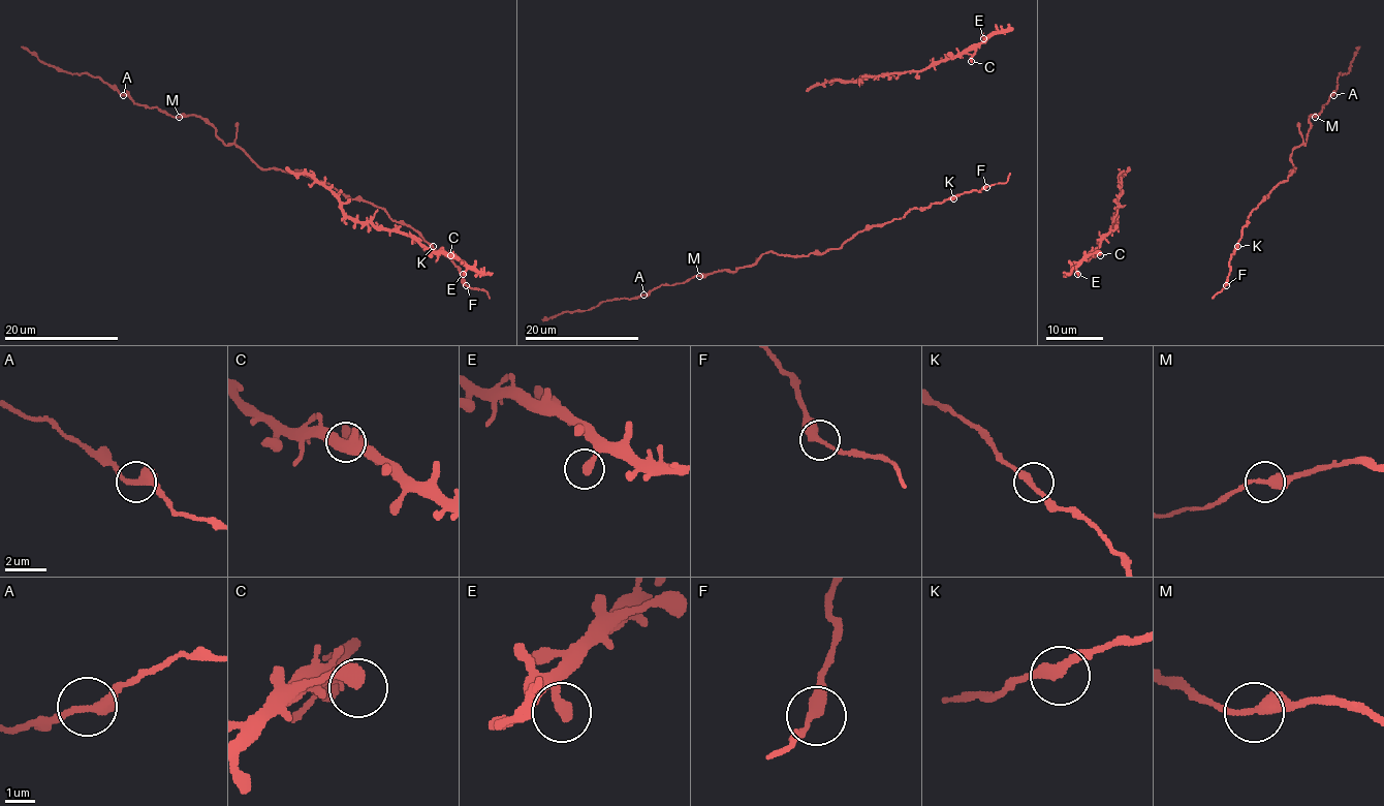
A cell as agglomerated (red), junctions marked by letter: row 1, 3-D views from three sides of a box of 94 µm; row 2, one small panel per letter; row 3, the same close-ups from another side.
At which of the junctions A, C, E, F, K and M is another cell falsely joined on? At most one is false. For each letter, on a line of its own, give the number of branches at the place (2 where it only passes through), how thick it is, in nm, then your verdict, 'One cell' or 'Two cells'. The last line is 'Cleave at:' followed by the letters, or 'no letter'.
A: Branches: 2. Thickness 360 nm. Two cells
C: Branches: 1. Thickness 440 nm. One cell
E: Branches: 1. Thickness 400 nm. One cell
F: Branches: 2. Thickness 360 nm. One cell
K: Branches: 2. Thickness 300 nm. One cell
M: Branches: 2. Thickness 340 nm. One cell
Cleave at: A

